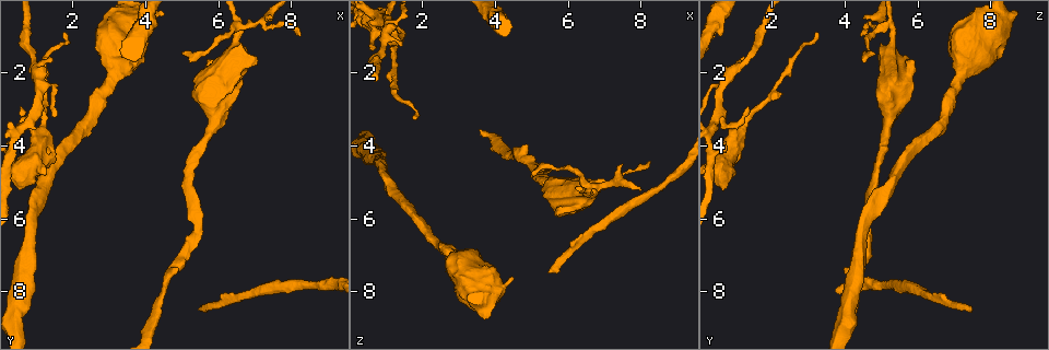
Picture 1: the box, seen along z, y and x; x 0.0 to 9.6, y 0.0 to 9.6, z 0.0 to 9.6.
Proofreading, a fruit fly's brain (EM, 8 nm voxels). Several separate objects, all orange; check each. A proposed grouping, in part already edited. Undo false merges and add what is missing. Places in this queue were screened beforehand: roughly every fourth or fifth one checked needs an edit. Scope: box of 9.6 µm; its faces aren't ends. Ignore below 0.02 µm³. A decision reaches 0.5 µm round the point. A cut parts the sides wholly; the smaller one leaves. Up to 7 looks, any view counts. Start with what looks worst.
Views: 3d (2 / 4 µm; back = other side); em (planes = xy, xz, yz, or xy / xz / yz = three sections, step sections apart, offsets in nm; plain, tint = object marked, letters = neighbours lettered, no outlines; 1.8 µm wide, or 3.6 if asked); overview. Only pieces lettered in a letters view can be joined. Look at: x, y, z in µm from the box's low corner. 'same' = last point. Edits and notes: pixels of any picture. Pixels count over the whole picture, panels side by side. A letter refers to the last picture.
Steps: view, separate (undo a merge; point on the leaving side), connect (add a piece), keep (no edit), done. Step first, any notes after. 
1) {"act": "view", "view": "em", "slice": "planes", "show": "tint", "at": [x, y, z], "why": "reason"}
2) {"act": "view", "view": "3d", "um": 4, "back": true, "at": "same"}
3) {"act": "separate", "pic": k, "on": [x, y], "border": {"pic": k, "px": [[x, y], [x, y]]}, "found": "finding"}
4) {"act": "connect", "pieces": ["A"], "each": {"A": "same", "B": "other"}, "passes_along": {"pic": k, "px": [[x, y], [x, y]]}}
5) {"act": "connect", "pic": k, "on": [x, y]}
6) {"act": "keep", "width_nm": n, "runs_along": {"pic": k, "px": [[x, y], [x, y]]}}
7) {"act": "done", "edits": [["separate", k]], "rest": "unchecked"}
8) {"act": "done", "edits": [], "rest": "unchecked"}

{"act": "view", "view": "em", "slice": "xz", "step": 8, "show": "tint", "at": [6.50, 0.70, 5.20], "why": "thick turns thin"}

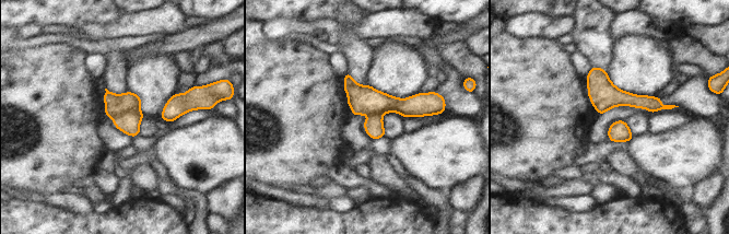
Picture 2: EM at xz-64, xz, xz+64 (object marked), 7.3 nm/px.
{"act": "view", "view": "em", "slice": "xz", "step": 8, "show": "letters", "at": "same", "why": "what lies round it"}

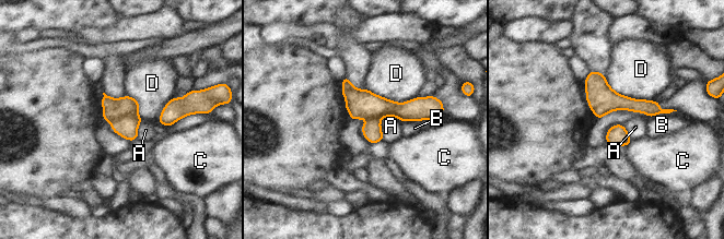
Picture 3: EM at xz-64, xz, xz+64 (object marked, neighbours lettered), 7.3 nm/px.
{"act": "separate", "pic": 3, "on": [113, 108], "each": {"A": "other", "B": "other", "C": "other", "D": "other"}, "border": {"pic": 3, "px": [[137, 114], [119, 117], [109, 122]]}, "found": "a second neuron is stuck on"}

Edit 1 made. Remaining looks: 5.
{"act": "view", "view": "overview", "why": "redraw"}

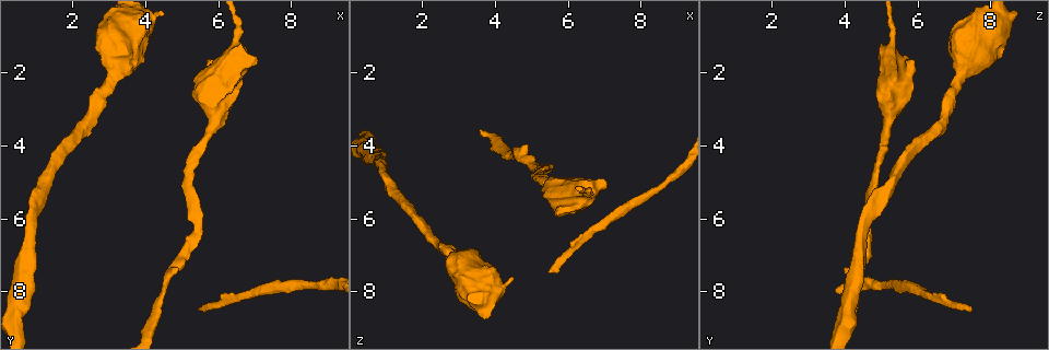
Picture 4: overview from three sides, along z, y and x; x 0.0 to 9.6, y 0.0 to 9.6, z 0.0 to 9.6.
{"act": "view", "view": "3d", "um": 4, "at": [5.45, 8.45, 7.45], "why": "free end"}

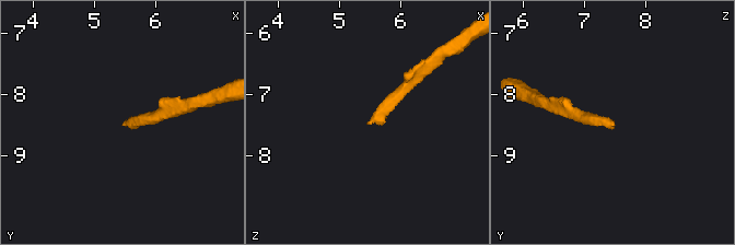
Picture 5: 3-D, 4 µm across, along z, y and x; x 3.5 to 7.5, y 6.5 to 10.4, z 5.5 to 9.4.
{"act": "view", "view": "em", "slice": "planes", "show": "letters", "at": [5.45, 8.55, 7.45], "why": "now the EM"}

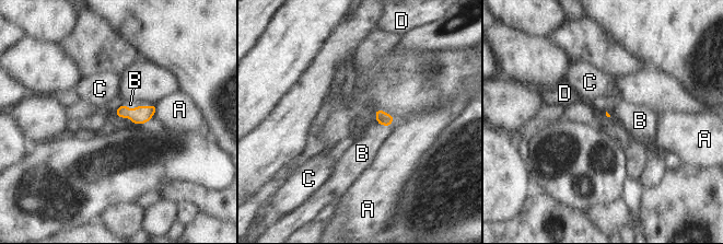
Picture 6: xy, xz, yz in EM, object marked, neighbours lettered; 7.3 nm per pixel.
{"act": "connect", "pic": 6, "on": [130, 104], "each": {"A": "other", "B": "same", "C": "other", "D": "other"}, "passes_along": {"pic": 6, "px": [[141, 114], [138, 106], [130, 104]]}, "found": "the neuron continues"}

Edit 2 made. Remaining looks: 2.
{"act": "done", "edits": [["separate", 3], ["connect", 6]], "rest": "unchecked"}

